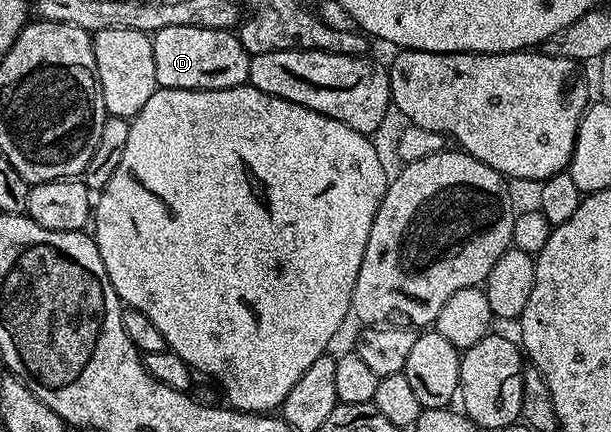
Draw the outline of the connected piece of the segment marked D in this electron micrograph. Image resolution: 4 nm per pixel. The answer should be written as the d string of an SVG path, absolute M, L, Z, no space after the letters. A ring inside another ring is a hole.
M171 26L151 35L157 87L166 90L225 90L245 85L250 55L230 30L201 26Z

